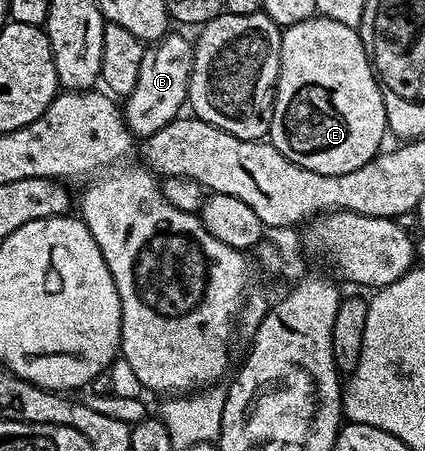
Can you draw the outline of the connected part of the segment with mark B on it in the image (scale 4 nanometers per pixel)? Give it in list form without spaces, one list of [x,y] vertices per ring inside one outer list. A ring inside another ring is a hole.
[[[166,33],[164,38],[152,43],[139,64],[139,78],[135,88],[123,99],[125,125],[138,139],[150,138],[186,109],[189,81],[193,67],[193,42],[181,34]],[[182,109],[182,110],[181,110]]]

